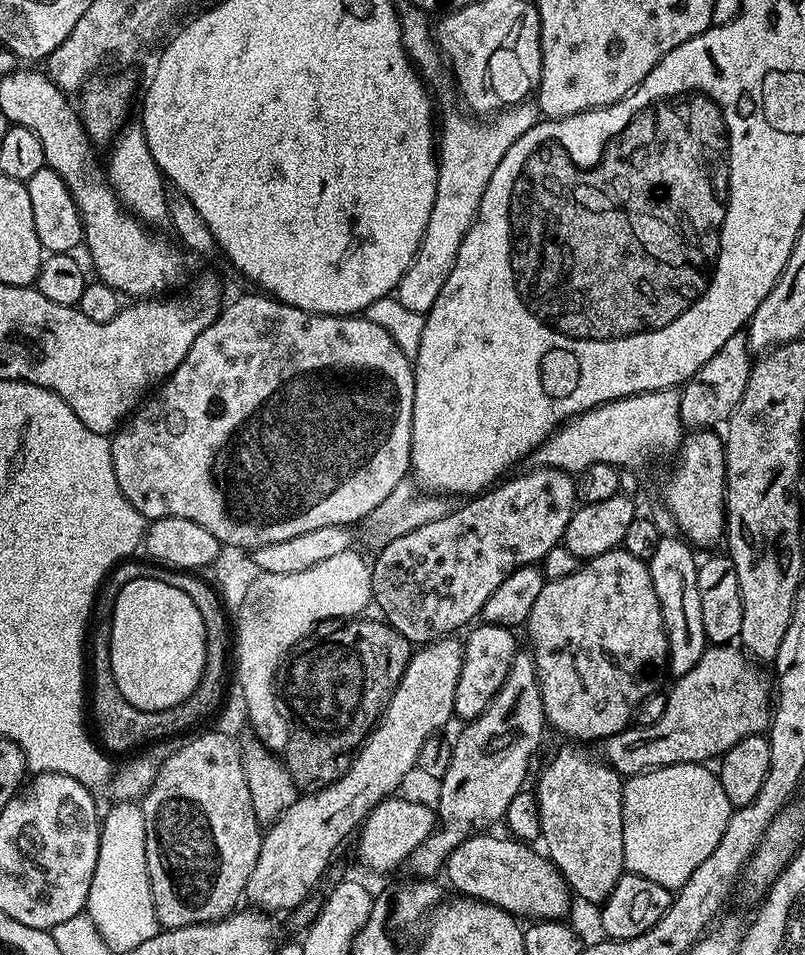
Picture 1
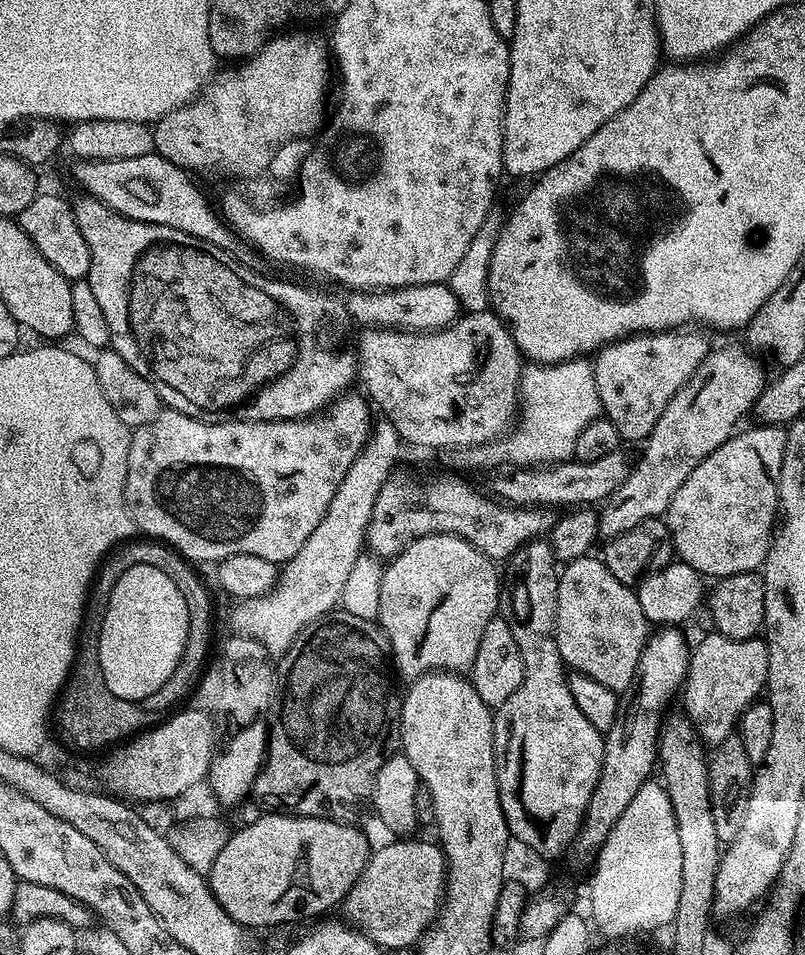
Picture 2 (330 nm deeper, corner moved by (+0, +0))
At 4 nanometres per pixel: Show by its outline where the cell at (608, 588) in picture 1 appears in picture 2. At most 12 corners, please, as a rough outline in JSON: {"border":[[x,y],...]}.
{"border":[[603,559],[563,565],[556,641],[571,671],[633,687],[650,625]]}

